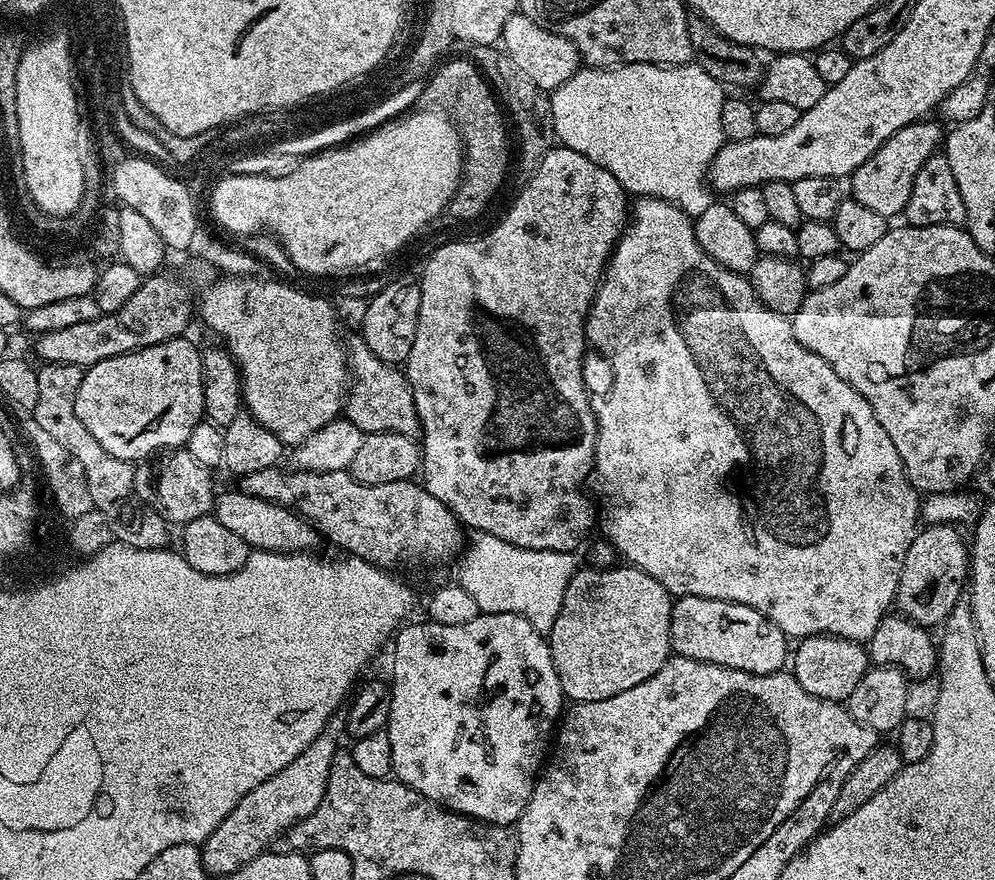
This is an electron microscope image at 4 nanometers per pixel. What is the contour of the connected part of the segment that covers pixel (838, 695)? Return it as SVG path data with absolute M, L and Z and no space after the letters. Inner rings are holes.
M806 636L797 644L800 645L797 648L795 645L790 656L790 671L793 676L798 678L798 686L802 686L802 690L806 690L806 694L819 700L847 701L848 696L854 694L854 686L858 686L858 682L862 682L862 678L869 670L870 661L863 643L847 640L841 636Z

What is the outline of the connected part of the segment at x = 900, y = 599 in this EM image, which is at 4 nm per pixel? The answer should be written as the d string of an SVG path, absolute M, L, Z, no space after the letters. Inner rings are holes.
M952 522L921 527L914 542L910 542L910 550L906 550L894 604L899 615L923 628L932 630L935 624L936 627L943 625L950 610L954 610L956 603L965 595L970 580L970 548L966 536L959 530Z

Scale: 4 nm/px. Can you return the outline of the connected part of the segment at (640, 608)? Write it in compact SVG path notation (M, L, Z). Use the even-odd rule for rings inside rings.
M584 566L577 570L574 578L570 578L570 586L566 586L562 610L558 610L558 618L554 618L554 626L547 633L554 670L569 701L585 704L614 698L614 694L622 694L622 690L630 690L638 686L638 682L646 682L646 678L658 674L672 652L670 618L674 597L665 590L662 582L650 578L650 574L640 568L623 567Z

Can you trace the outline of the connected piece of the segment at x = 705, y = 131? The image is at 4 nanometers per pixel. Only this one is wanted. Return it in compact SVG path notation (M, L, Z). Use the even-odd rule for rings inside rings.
M695 62L670 65L621 64L619 68L589 68L584 66L579 72L575 72L565 84L551 89L550 99L556 140L563 147L590 158L590 162L602 166L602 170L610 170L610 174L614 174L614 178L618 178L618 182L623 186L625 192L636 198L652 196L655 200L665 200L678 206L678 210L682 210L693 218L704 213L714 203L714 193L706 183L706 173L712 164L714 154L718 154L720 147L726 143L722 134L722 106L726 99L726 88L714 78L710 78L710 74L706 74L706 70L702 70L700 64Z

